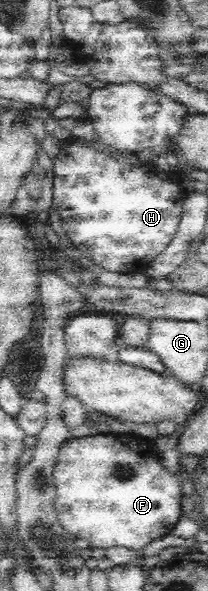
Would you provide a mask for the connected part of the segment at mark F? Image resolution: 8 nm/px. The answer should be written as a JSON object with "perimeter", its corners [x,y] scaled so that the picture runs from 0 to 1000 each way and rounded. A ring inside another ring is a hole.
{"perimeter":[[[558,724],[529,734],[341,739],[284,760],[269,782],[255,807],[274,876],[341,909],[418,914],[438,929],[596,926],[678,934],[721,917],[822,902],[870,873],[865,805],[784,792],[764,765],[721,748],[615,728]]]}

